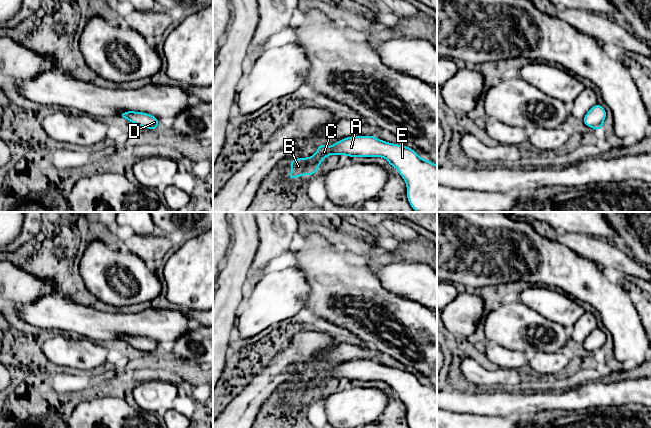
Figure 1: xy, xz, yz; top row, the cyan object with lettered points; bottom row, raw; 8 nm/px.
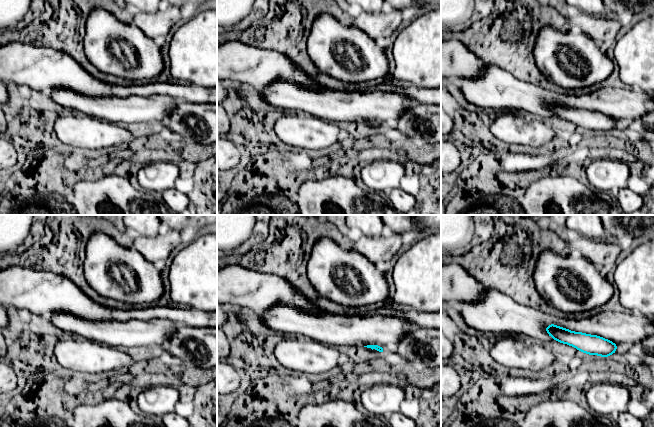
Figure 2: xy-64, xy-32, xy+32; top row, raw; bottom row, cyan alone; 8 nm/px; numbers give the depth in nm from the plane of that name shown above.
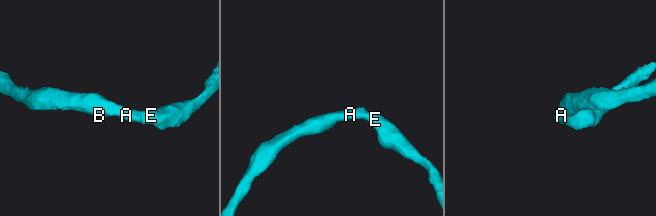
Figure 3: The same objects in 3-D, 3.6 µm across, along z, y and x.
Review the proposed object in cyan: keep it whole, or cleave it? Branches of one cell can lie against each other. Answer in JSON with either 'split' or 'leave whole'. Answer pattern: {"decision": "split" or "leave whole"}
{"decision": "leave whole"}

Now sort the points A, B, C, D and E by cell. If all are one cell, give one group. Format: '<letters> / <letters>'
A B C D E

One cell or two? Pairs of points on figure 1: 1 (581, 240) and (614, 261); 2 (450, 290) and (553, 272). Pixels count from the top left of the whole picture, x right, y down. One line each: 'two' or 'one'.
1: one
2: two

